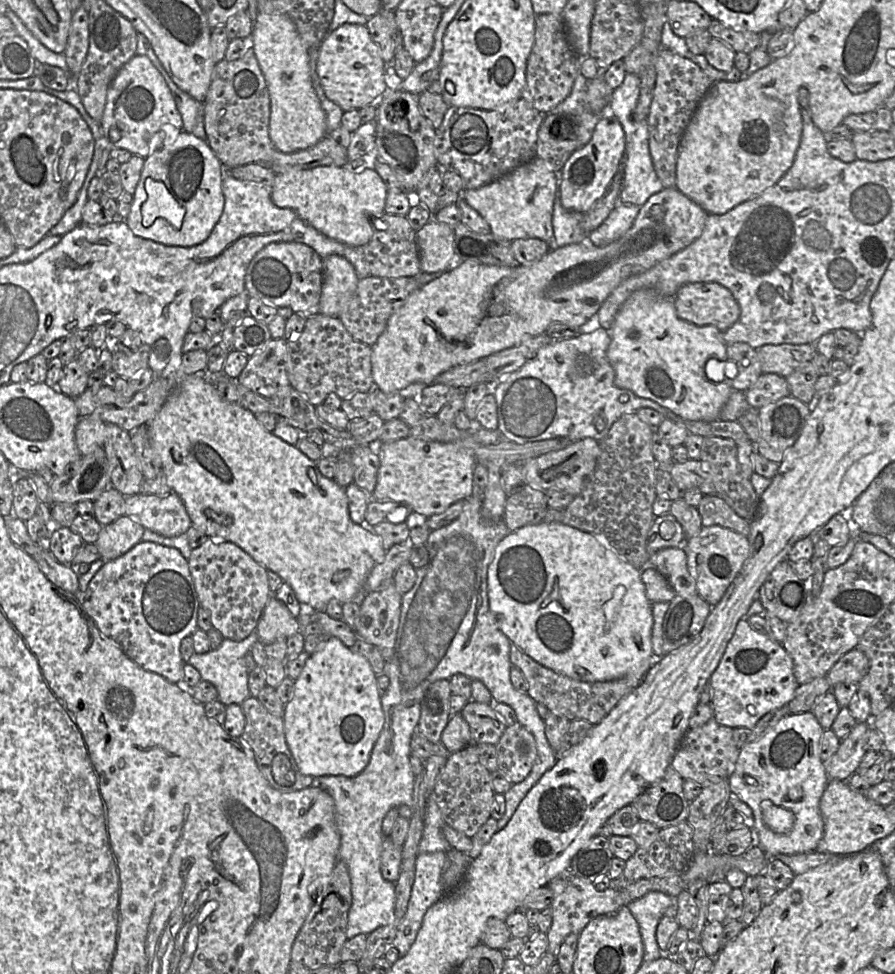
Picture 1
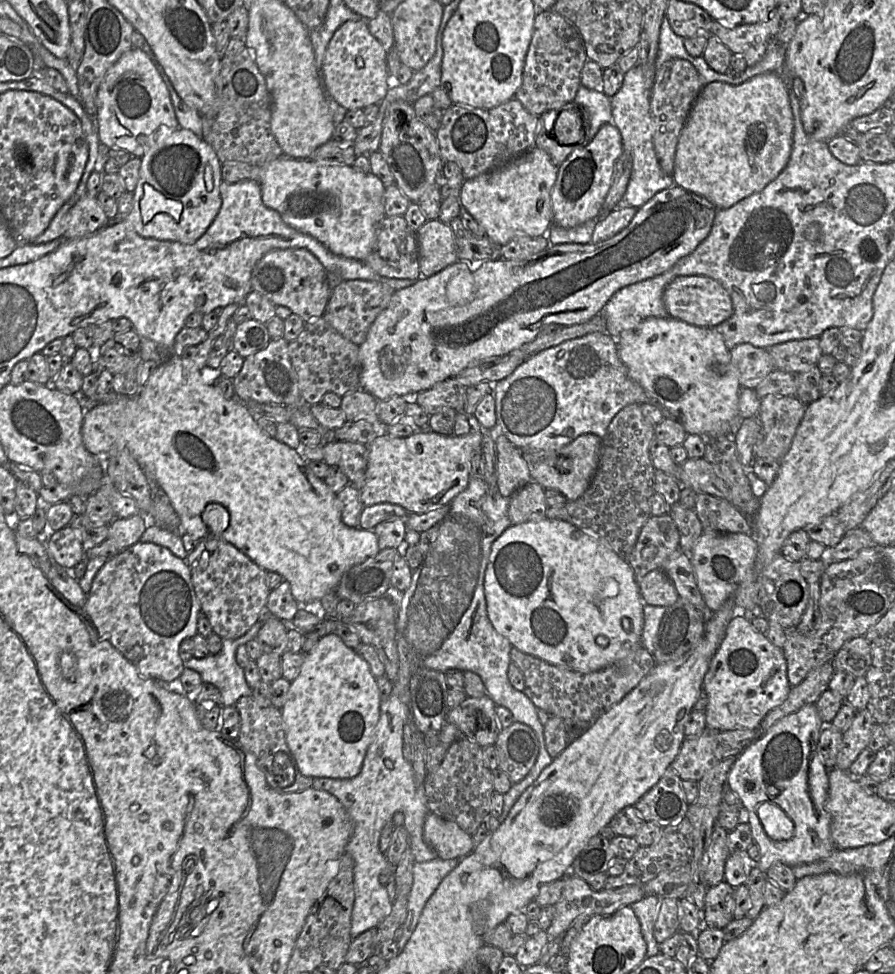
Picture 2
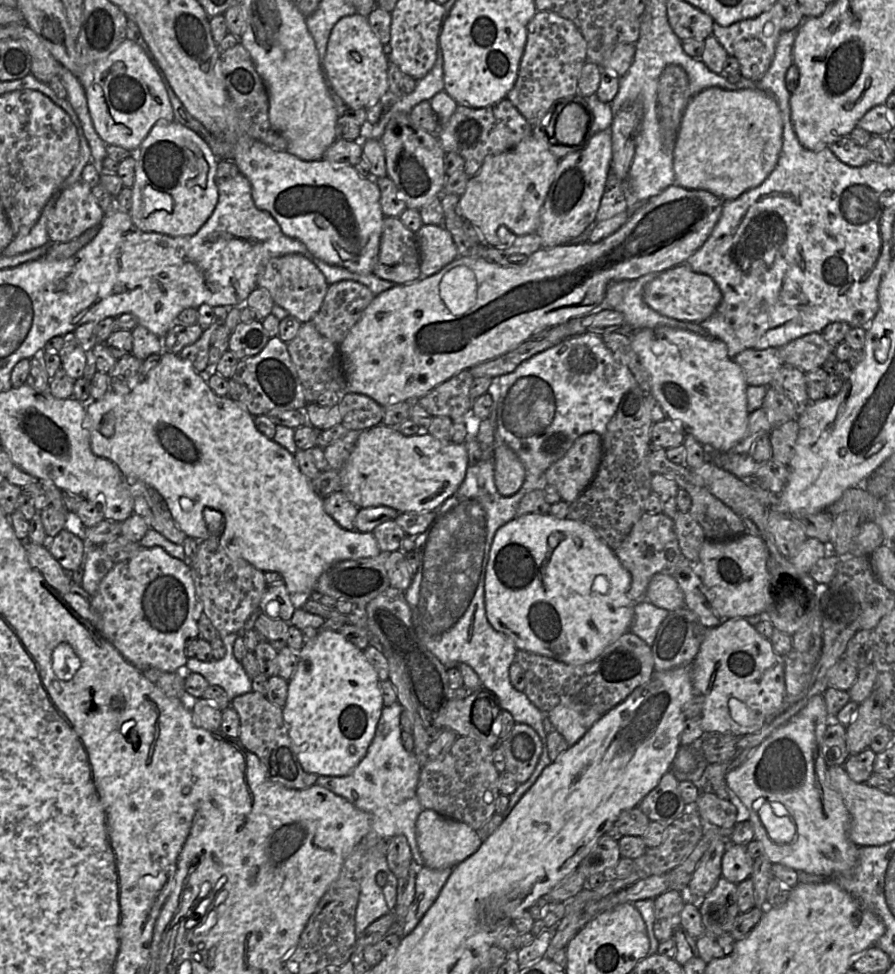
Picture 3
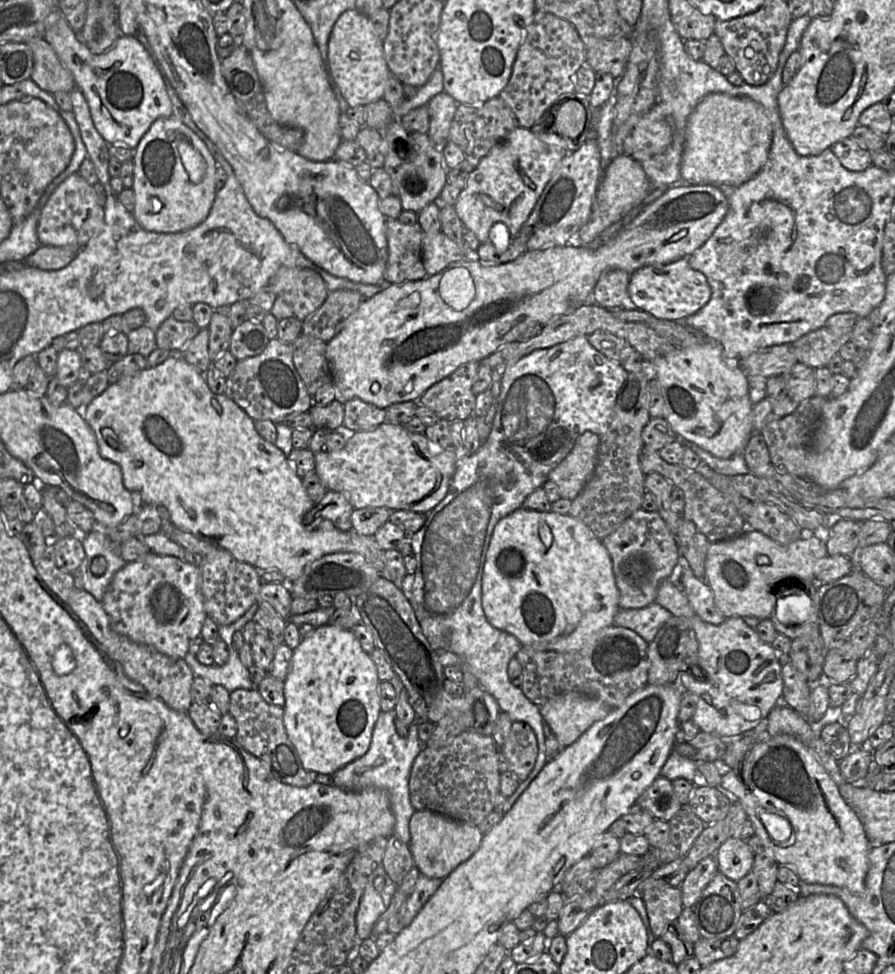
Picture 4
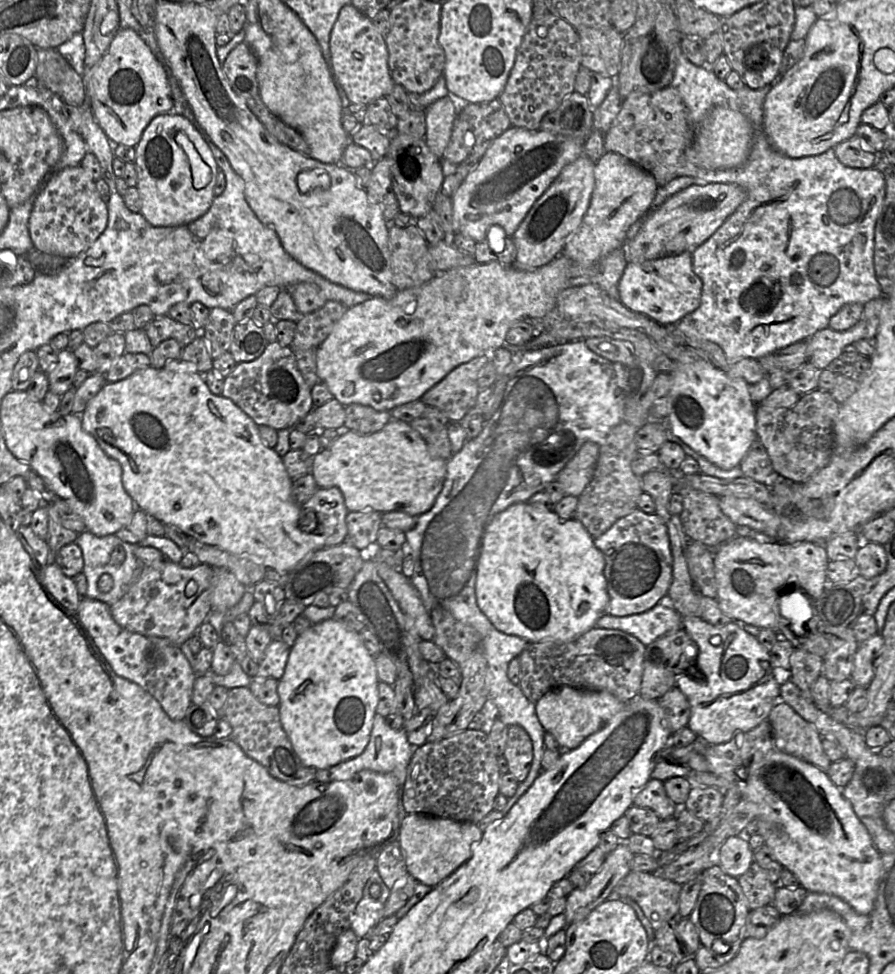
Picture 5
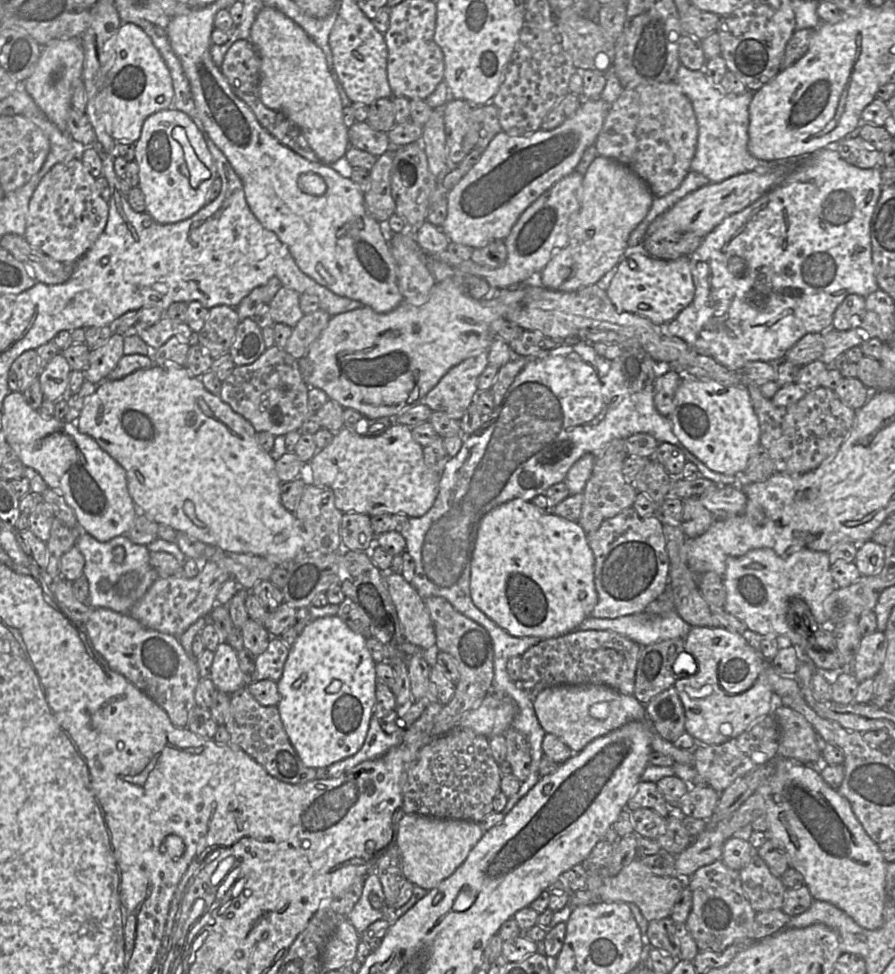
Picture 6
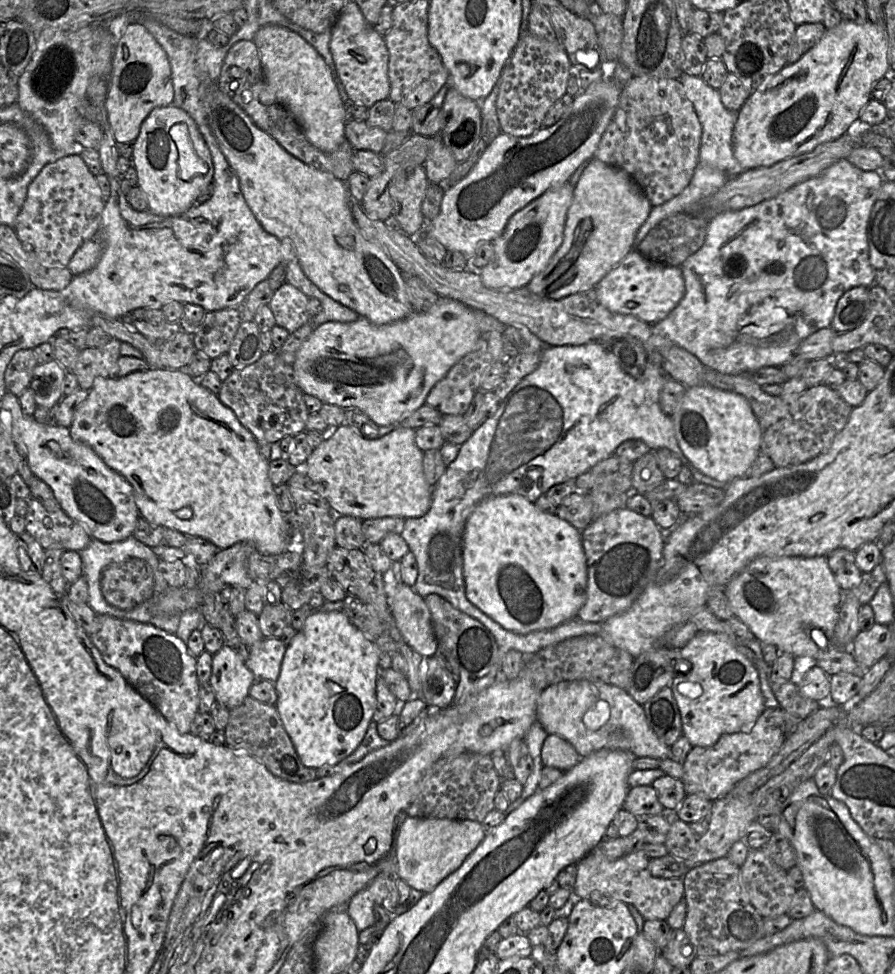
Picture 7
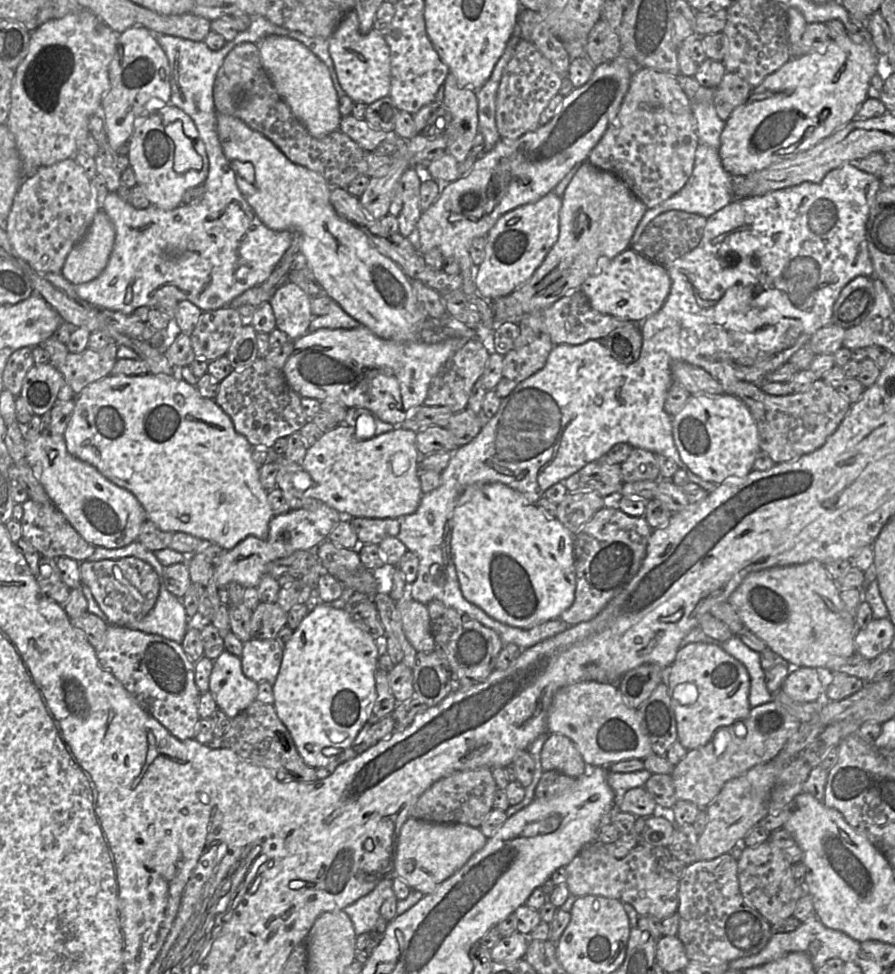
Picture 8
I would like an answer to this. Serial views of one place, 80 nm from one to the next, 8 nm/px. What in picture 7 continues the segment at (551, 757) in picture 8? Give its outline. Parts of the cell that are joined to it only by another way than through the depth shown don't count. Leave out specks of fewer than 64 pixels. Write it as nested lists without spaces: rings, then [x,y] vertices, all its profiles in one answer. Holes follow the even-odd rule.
[[[549,734],[541,751],[542,763],[546,767],[566,772],[582,759],[576,749],[566,739],[557,734]]]

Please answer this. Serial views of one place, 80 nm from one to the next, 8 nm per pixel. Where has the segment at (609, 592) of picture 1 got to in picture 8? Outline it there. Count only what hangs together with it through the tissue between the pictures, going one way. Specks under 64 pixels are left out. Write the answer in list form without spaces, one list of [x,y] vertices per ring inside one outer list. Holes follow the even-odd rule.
[[[496,482],[469,487],[462,494],[454,509],[451,535],[451,555],[463,597],[493,619],[517,628],[529,629],[549,620],[559,619],[560,615],[573,604],[575,599],[574,535],[576,534],[568,530],[557,518],[549,518],[537,504],[529,502],[522,494],[503,483]]]

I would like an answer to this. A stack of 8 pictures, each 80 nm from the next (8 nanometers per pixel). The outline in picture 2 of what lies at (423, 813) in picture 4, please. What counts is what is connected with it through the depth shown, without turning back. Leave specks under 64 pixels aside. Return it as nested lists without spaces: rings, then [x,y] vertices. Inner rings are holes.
[[[429,812],[424,821],[423,839],[441,859],[462,859],[473,851],[472,835],[457,823]]]

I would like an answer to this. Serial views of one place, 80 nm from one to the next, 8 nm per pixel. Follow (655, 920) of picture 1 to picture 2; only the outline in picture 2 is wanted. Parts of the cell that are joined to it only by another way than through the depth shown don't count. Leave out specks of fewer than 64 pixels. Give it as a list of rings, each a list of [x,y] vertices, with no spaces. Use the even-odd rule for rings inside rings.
[[[646,895],[630,907],[637,916],[642,936],[646,942],[646,957],[657,955],[660,952],[659,944],[654,937],[654,925],[660,910],[662,898],[656,895]]]

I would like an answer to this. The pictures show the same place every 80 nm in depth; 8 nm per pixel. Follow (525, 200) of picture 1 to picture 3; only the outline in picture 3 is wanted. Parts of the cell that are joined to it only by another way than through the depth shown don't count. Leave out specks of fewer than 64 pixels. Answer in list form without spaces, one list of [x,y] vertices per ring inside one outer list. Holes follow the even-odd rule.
[[[533,135],[508,151],[487,156],[479,172],[469,178],[465,192],[460,196],[457,214],[469,220],[481,232],[482,242],[488,247],[508,248],[516,236],[536,233],[559,161]],[[501,226],[509,230],[503,239],[497,234]]]

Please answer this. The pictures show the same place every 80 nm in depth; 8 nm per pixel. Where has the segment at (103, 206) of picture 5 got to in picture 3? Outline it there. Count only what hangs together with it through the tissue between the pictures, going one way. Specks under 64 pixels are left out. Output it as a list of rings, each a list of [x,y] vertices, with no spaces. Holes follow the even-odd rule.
[[[83,180],[64,188],[47,222],[50,243],[69,242],[101,223],[105,212]]]

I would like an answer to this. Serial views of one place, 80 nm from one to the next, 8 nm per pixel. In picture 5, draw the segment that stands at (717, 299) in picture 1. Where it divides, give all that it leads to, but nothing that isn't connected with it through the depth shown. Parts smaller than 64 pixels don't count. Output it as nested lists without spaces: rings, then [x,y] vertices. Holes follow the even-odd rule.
[[[682,252],[644,262],[627,263],[618,291],[619,301],[631,311],[670,326],[699,307],[702,281],[693,271],[691,252]]]

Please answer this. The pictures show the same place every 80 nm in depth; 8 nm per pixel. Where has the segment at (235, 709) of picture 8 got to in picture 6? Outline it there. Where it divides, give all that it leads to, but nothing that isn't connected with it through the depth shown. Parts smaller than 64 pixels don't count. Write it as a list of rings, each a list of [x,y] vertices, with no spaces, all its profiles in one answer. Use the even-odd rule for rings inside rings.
[[[226,642],[214,651],[210,679],[218,691],[231,695],[247,686],[249,677],[241,670],[237,652]]]

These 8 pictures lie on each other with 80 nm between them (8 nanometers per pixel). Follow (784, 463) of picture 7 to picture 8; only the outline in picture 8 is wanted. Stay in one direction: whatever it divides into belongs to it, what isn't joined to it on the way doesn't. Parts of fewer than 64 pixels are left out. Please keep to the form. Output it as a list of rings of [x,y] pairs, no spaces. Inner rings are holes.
[[[823,378],[816,379],[806,392],[784,396],[766,394],[757,385],[746,381],[725,385],[724,391],[747,405],[757,423],[760,448],[770,455],[775,464],[796,460],[821,448],[837,430],[852,405]]]

